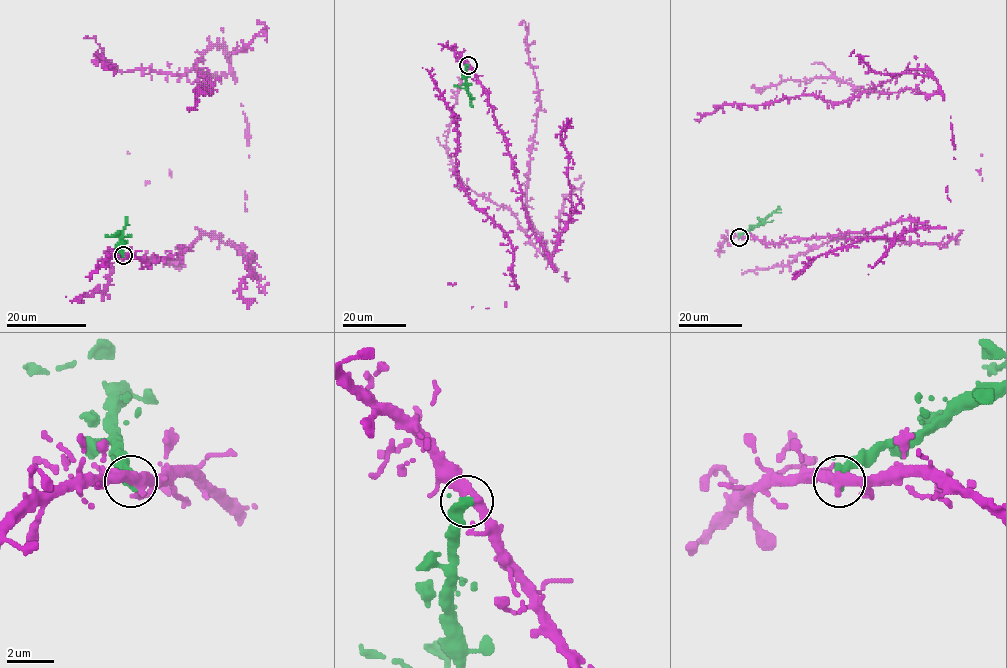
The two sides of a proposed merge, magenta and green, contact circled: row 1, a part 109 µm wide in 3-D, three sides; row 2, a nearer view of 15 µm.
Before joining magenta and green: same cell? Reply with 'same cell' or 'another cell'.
another cell

